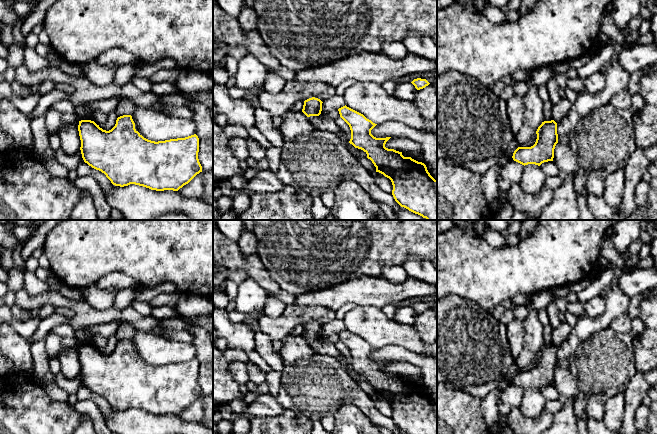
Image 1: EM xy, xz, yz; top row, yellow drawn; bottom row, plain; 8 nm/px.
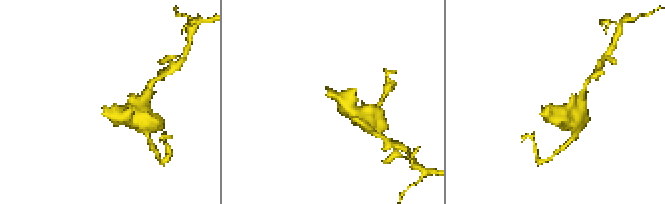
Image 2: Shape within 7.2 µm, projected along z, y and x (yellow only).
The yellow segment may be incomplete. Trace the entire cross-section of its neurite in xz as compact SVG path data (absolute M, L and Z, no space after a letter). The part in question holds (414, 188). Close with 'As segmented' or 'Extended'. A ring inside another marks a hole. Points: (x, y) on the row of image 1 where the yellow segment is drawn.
M346 105L338 111L350 127L349 143L363 150L376 167L376 172L391 180L395 201L427 220L437 220L437 180L430 175L426 165L404 157L402 152L386 148L385 144L391 137L374 137L371 130L377 124L363 114Z. As segmented

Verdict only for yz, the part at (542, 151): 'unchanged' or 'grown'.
unchanged

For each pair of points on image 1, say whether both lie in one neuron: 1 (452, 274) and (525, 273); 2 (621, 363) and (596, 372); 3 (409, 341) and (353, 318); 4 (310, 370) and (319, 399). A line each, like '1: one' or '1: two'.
1: one
2: one
3: one
4: one

